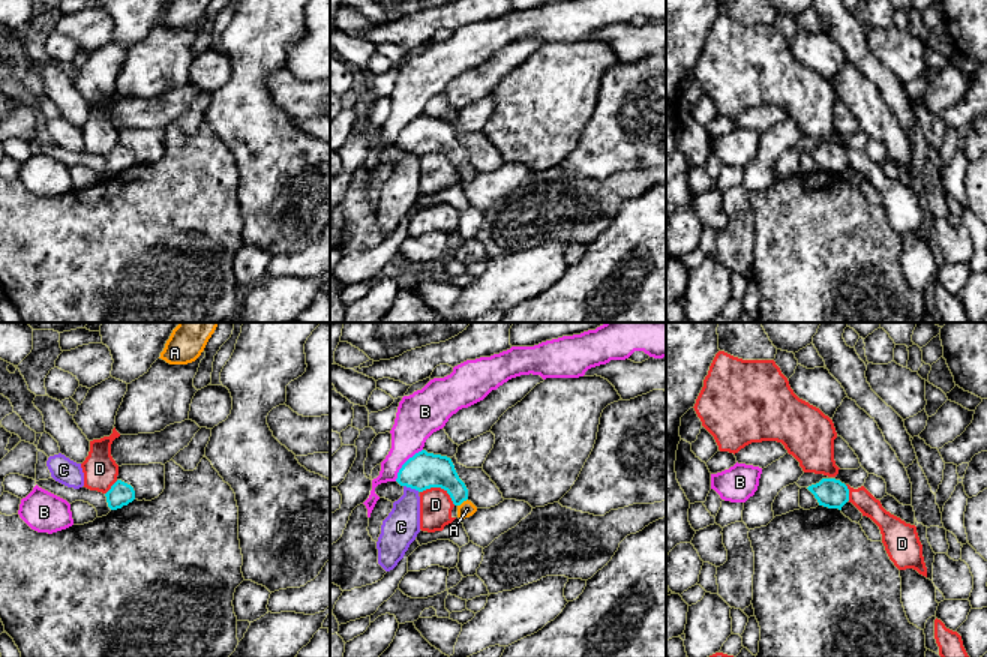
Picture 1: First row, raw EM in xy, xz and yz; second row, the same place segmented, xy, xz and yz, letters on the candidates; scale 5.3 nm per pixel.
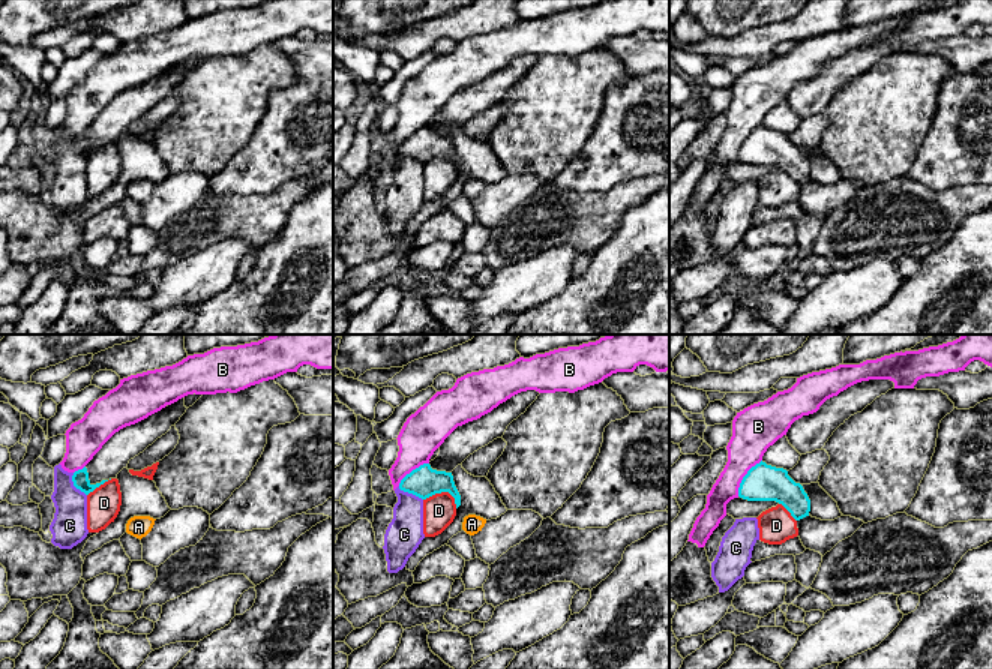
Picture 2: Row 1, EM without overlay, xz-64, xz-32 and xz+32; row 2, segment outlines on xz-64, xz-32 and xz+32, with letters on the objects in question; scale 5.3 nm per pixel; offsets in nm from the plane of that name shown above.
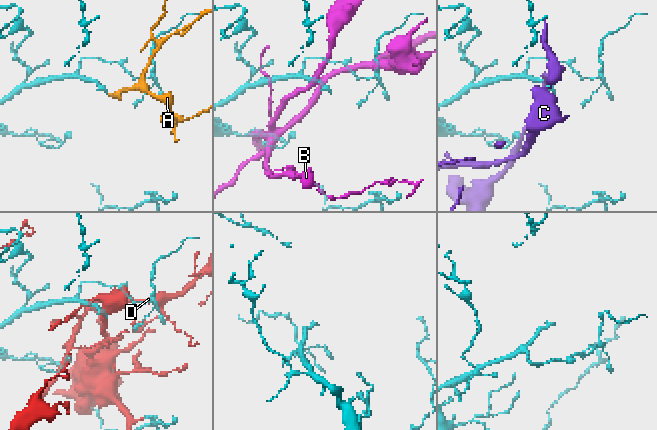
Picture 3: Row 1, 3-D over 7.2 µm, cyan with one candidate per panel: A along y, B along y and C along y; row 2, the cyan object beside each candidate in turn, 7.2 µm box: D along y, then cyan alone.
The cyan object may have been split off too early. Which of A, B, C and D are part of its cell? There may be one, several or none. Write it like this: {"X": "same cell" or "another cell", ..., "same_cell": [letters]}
{"A": "same cell", "B": "another cell", "C": "another cell", "D": "another cell", "same_cell": ["A"]}

